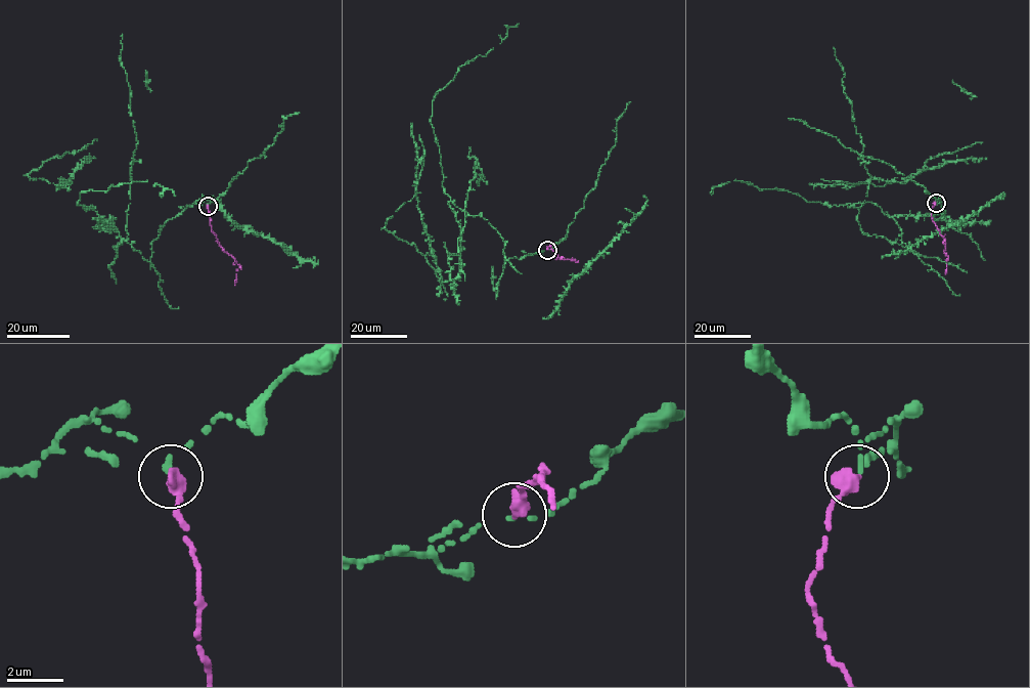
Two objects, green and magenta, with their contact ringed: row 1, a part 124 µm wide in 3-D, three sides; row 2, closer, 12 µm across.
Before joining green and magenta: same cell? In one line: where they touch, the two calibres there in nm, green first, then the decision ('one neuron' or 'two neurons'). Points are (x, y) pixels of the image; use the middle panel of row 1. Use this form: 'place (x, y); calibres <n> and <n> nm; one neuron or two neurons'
place (547, 250); calibres 180 and 500 nm; two neurons

